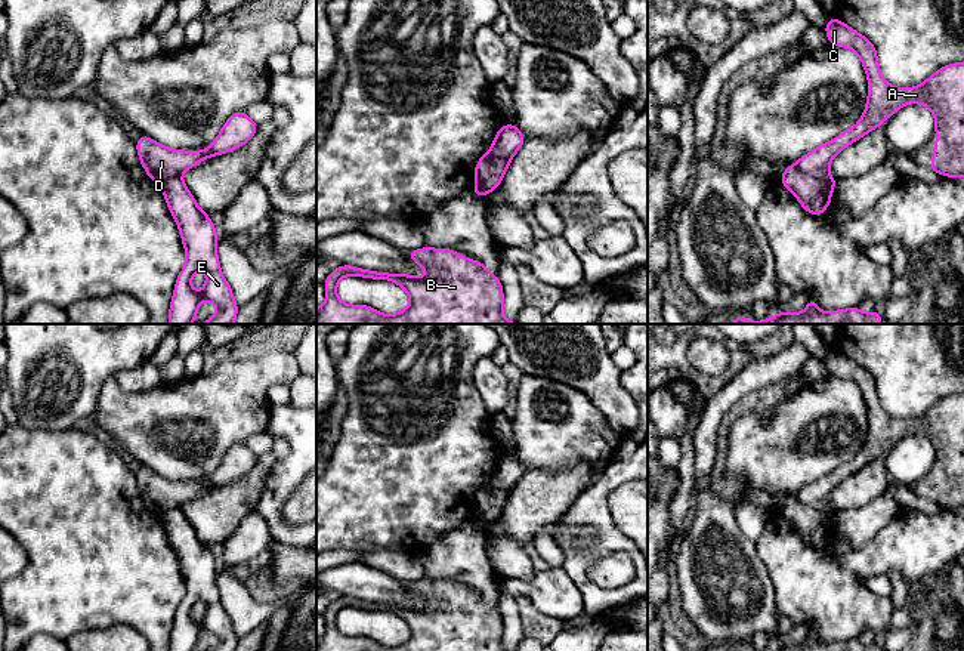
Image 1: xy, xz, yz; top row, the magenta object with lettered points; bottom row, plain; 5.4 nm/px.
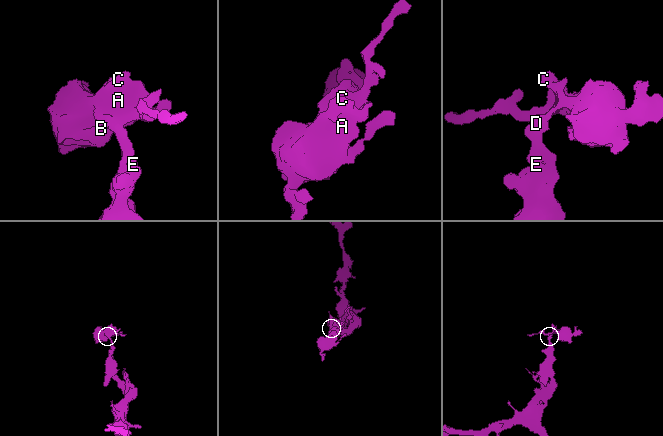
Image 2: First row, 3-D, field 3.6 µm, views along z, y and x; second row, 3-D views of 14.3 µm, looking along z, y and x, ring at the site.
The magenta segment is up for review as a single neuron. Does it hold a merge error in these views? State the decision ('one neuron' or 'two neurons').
two neurons

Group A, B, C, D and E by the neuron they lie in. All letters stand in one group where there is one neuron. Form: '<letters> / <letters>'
A B C D / E

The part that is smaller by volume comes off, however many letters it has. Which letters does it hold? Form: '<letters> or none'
A, B, C, D

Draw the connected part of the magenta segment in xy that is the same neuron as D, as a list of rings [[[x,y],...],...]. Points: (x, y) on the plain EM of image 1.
[[[240,442],[226,451],[219,468],[204,482],[170,481],[145,466],[136,472],[136,481],[148,507],[161,515],[164,510],[180,507],[185,502],[213,487],[242,478],[256,466],[257,459],[245,442]]]

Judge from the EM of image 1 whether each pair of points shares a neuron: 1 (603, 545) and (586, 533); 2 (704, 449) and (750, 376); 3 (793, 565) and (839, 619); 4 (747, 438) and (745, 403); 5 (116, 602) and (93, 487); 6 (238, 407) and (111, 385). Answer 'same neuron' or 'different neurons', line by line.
1: different neurons
2: same neuron
3: same neuron
4: different neurons
5: same neuron
6: same neuron

